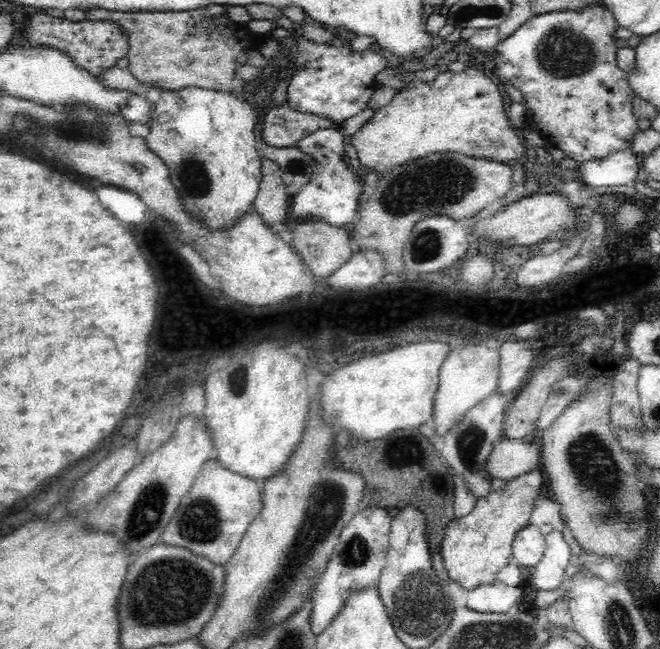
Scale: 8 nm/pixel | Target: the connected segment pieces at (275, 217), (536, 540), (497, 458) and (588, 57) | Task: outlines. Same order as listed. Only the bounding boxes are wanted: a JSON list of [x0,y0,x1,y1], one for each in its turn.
[[253,156,288,226],[512,523,545,567],[487,438,540,481],[492,3,637,163]]

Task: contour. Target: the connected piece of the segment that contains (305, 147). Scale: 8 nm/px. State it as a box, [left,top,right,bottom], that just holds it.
[292,127,362,228]

